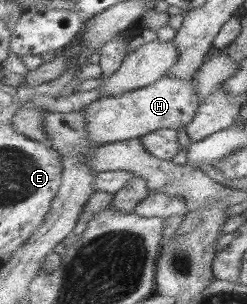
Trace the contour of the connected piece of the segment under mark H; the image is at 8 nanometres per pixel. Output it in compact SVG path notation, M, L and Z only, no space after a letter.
M165 76L161 81L143 89L136 89L113 95L101 97L85 109L88 120L89 133L93 143L107 145L131 139L140 139L145 134L155 132L161 128L180 130L189 127L199 114L201 99L199 99L197 76L191 81L181 81L179 77Z

